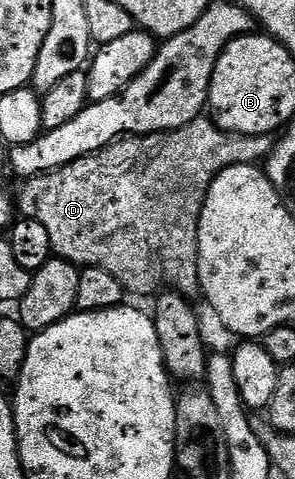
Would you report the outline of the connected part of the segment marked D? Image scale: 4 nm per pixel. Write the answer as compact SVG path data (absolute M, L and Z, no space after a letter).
M199 117L193 119L188 125L184 125L175 131L159 131L153 135L136 135L133 137L123 137L117 143L98 151L95 155L85 155L82 159L72 161L63 167L57 167L55 171L47 171L45 175L36 175L32 179L27 179L21 185L22 196L17 196L16 207L25 218L38 219L44 229L48 229L48 241L52 241L52 252L59 259L67 259L69 263L74 263L80 269L83 267L95 267L104 269L120 281L120 285L131 296L150 295L161 292L163 289L173 289L183 297L190 297L190 294L199 290L198 286L198 226L200 217L204 209L204 200L212 181L226 167L236 165L261 164L270 158L270 152L274 150L276 139L274 135L237 135L220 130L214 124L214 120L209 117Z

